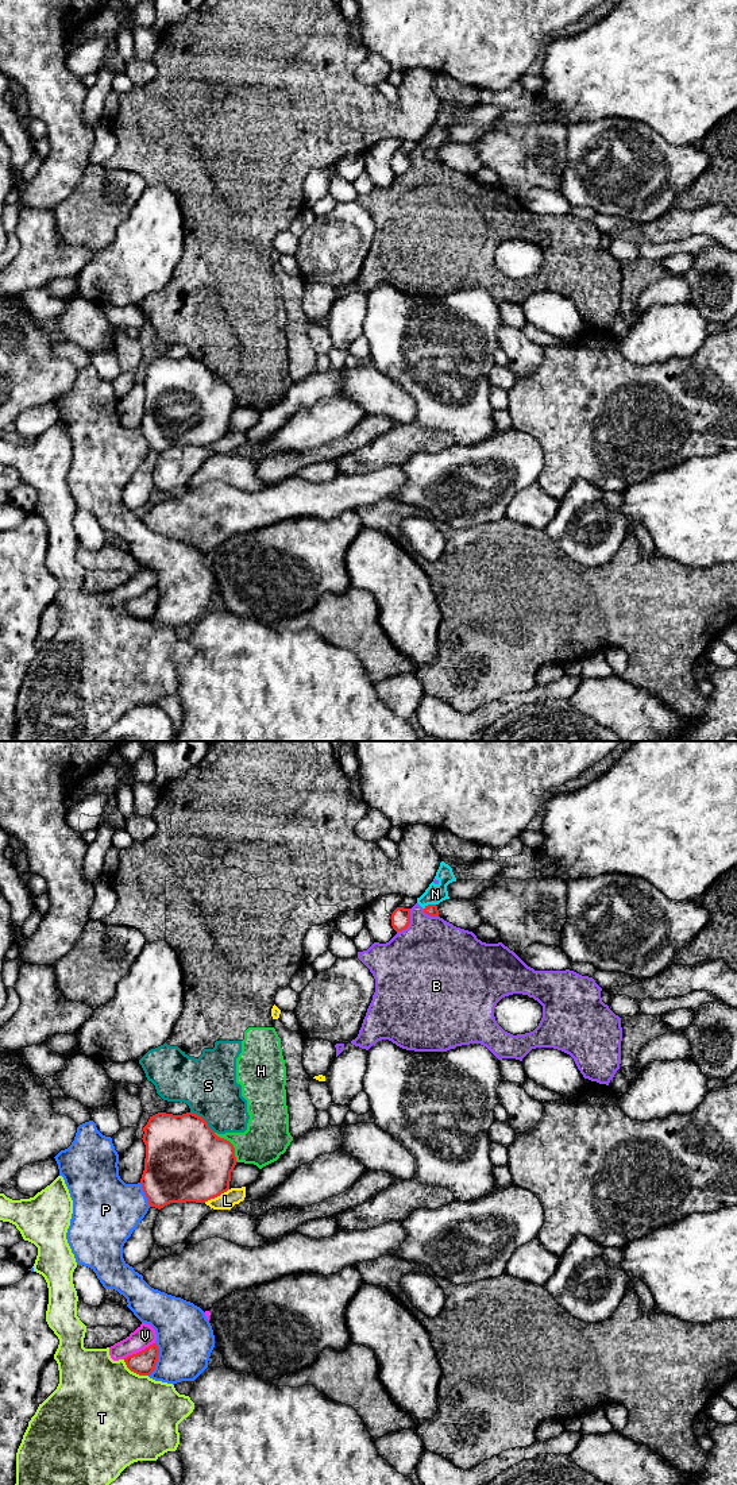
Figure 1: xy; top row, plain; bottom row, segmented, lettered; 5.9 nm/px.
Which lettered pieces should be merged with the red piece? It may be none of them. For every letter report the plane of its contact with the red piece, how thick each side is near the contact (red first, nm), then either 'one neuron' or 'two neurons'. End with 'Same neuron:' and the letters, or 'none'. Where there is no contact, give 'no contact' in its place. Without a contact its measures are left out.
B: xy | 110/460 nm | two neurons
H: xy | 440/260 nm | two neurons
L: xy | 440/100 nm | two neurons
N: xy | 70/120 nm | two neurons
P: xy | 140/340 nm | two neurons
S: xy | 460/340 nm | two neurons
T: xy | 140/500 nm | two neurons
V: xy | 140/130 nm | two neurons
Same neuron: none

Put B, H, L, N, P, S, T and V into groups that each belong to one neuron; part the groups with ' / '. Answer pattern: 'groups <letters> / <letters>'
groups B N / H S / L / P / T / V

